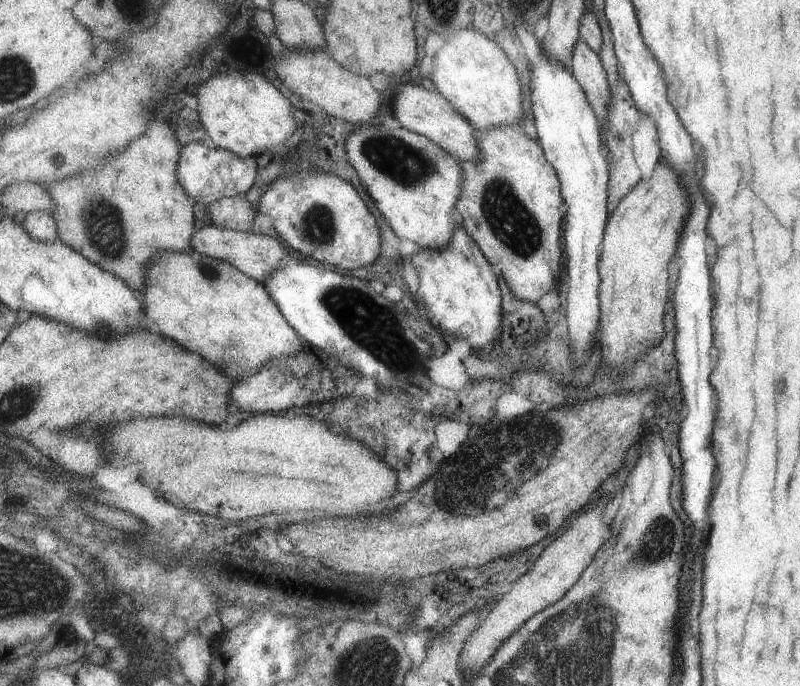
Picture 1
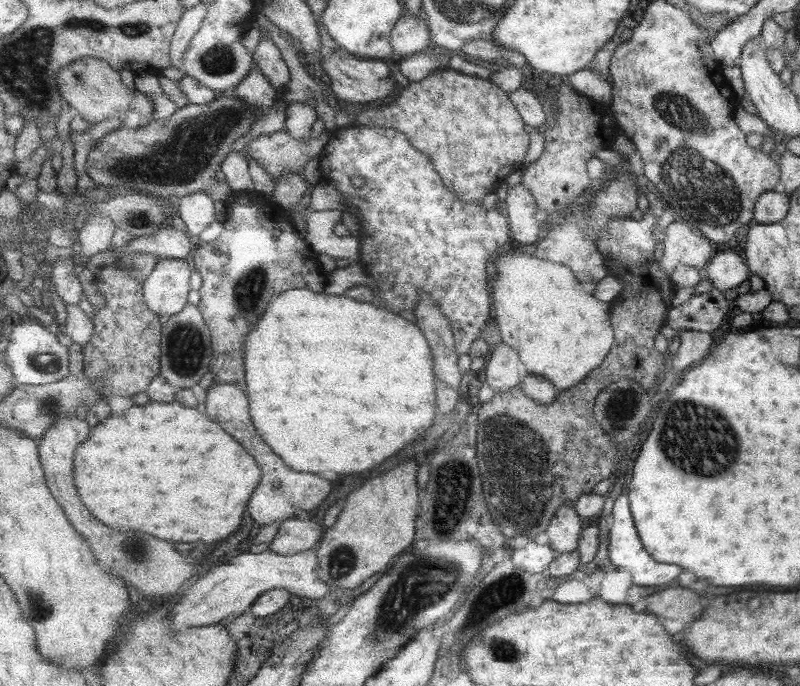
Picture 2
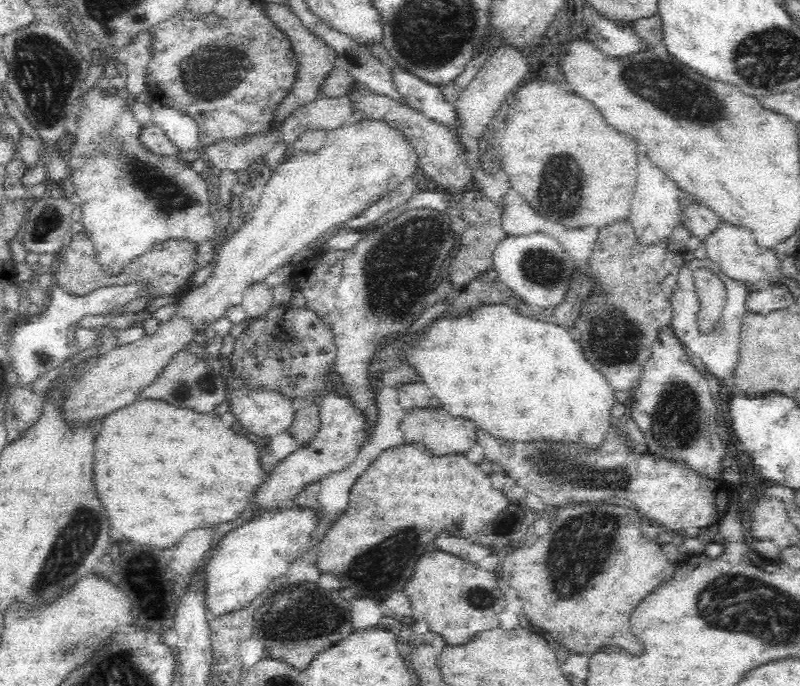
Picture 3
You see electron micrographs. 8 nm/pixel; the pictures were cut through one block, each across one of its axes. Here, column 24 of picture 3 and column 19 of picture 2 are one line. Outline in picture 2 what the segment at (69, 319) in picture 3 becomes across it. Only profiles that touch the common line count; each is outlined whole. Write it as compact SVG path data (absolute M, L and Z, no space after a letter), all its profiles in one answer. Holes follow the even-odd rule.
M21 318L15 326L11 336L5 340L5 356L9 366L13 368L17 384L29 386L45 386L53 382L61 382L69 376L69 348L65 348L53 332L41 326L35 318Z

